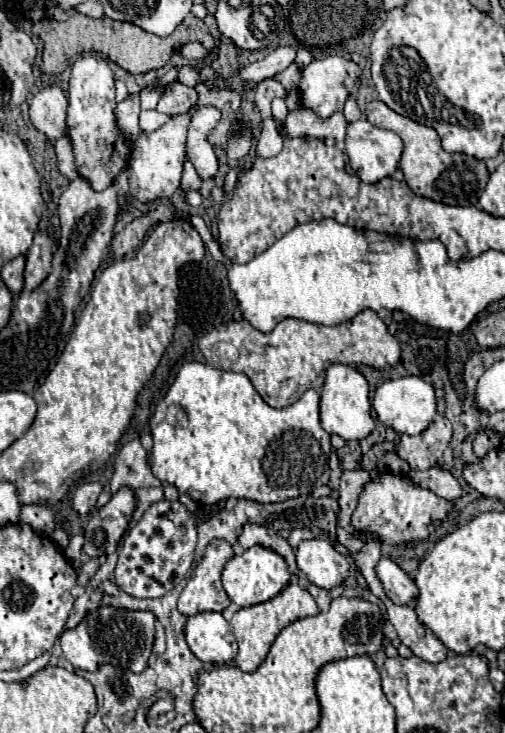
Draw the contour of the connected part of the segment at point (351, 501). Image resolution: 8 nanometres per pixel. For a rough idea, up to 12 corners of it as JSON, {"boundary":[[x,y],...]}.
{"boundary":[[344,471],[340,479],[340,527],[364,543],[376,533],[360,533],[350,515],[360,493],[378,471]]}

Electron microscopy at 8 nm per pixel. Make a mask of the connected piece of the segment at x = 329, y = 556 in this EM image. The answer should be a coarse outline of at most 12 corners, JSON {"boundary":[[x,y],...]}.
{"boundary":[[326,539],[302,541],[298,569],[332,589],[348,563]]}

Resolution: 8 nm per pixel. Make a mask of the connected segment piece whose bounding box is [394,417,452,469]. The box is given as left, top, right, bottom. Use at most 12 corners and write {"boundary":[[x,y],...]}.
{"boundary":[[446,417],[416,437],[400,435],[394,453],[430,469],[450,445]]}

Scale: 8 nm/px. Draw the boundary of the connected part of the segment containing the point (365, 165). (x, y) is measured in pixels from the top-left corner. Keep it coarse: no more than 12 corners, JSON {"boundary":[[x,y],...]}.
{"boundary":[[364,117],[348,125],[346,155],[364,183],[398,169],[402,139]]}

